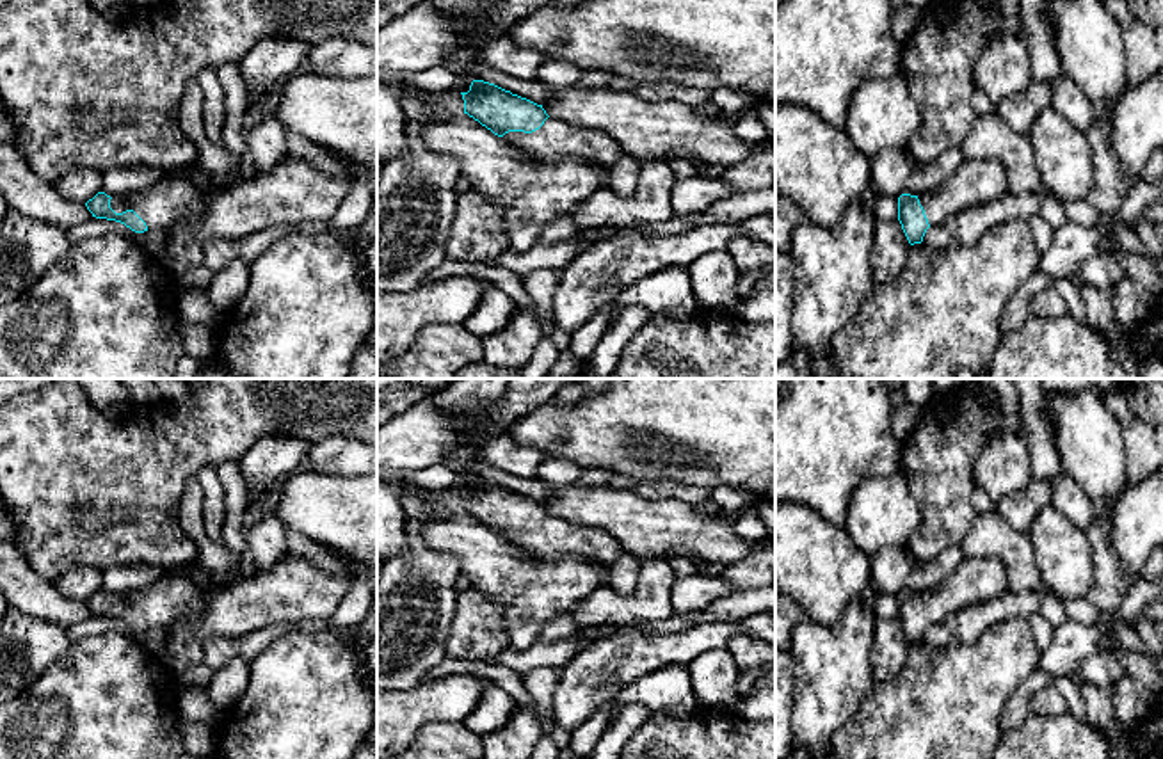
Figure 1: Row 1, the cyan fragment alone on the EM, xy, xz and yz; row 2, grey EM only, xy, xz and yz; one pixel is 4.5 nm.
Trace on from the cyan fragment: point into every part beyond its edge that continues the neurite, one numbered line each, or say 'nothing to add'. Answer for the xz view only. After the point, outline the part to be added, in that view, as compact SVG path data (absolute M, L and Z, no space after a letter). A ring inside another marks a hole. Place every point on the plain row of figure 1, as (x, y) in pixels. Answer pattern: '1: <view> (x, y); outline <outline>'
1: xz (555, 537); outline M548 515L532 531L509 530L501 537L521 551L542 560L555 560L562 555L583 555L610 565L626 553L608 531L596 526L571 524L553 515Z

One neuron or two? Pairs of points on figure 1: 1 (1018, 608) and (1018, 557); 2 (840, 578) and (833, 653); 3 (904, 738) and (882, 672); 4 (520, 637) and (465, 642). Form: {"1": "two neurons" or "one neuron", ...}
{"1": "two neurons", "2": "two neurons", "3": "two neurons", "4": "two neurons"}

